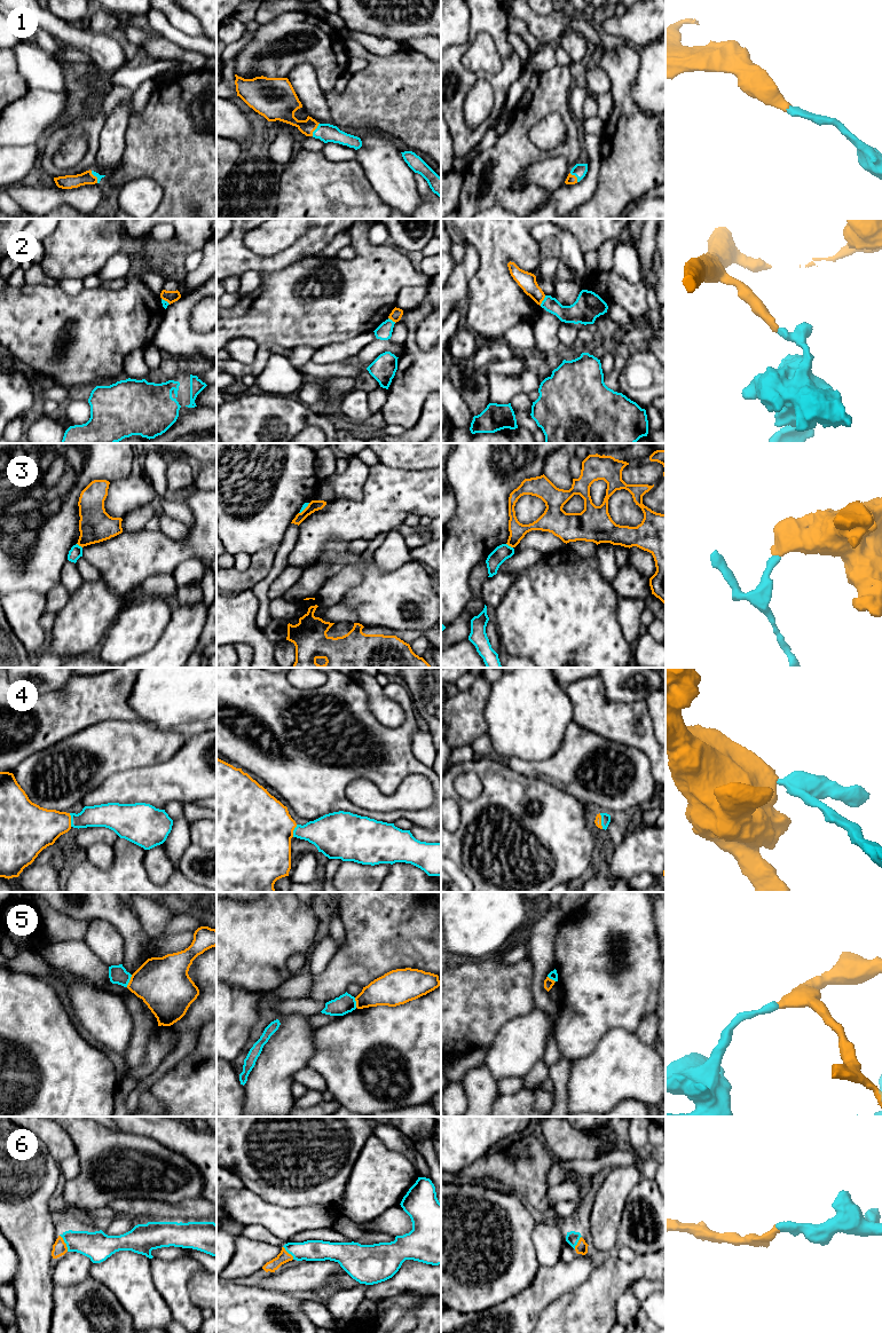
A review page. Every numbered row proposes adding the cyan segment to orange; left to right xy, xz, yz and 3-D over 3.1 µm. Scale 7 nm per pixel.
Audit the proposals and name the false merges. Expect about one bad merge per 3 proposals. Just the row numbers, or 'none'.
2, 3, 5

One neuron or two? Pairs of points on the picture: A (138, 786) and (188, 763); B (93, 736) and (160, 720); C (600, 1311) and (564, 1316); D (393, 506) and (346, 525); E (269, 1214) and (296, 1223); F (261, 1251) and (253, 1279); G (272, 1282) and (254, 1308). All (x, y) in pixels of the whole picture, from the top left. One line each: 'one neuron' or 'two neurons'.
A: one neuron
B: two neurons
C: one neuron
D: one neuron
E: one neuron
F: two neurons
G: two neurons

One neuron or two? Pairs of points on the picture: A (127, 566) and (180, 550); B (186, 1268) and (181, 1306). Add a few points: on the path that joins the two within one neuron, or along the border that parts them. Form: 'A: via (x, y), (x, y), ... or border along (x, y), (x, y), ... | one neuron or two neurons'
A: via (140, 554), (167, 553) | one neuron
B: via (180, 1277), (180, 1296) | one neuron

